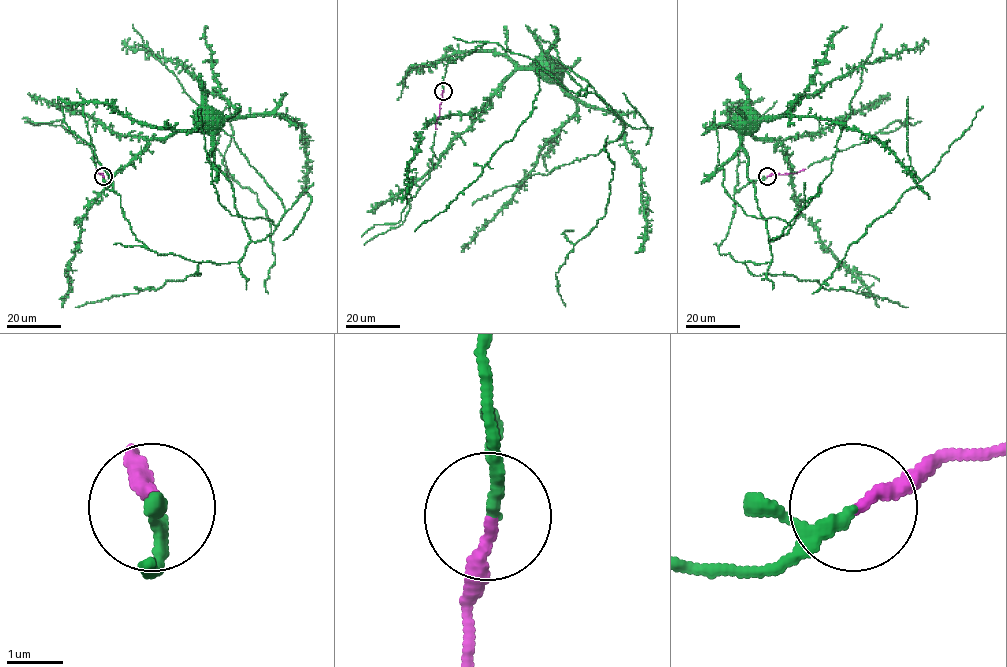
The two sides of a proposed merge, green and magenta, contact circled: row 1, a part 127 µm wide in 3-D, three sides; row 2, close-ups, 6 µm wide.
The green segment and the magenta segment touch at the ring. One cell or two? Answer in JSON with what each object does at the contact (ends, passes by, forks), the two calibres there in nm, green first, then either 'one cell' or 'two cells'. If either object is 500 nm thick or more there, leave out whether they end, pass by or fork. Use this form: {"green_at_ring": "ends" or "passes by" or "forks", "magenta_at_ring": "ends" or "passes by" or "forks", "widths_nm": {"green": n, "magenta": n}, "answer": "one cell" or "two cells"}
{"green_at_ring": "passes by", "magenta_at_ring": "ends", "widths_nm": {"green": 170, "magenta": 200}, "answer": "one cell"}

